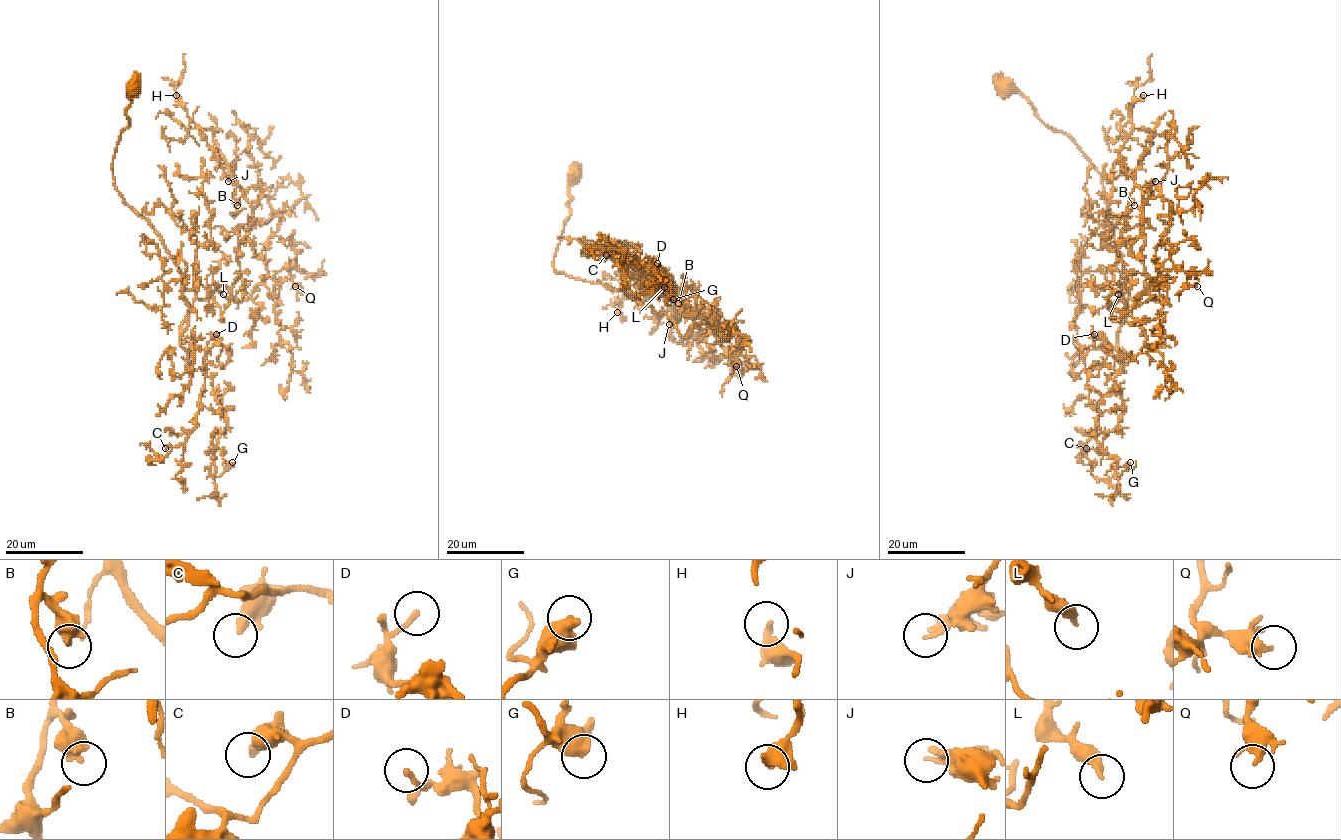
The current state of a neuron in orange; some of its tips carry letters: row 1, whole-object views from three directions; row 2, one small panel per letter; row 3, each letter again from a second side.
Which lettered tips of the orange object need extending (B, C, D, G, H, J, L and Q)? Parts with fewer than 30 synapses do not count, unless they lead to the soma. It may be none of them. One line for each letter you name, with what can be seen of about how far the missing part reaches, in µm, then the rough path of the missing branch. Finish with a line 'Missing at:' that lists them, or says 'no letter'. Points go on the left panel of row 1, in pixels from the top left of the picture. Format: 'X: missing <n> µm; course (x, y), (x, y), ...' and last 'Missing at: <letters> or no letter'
Missing at: no letter

